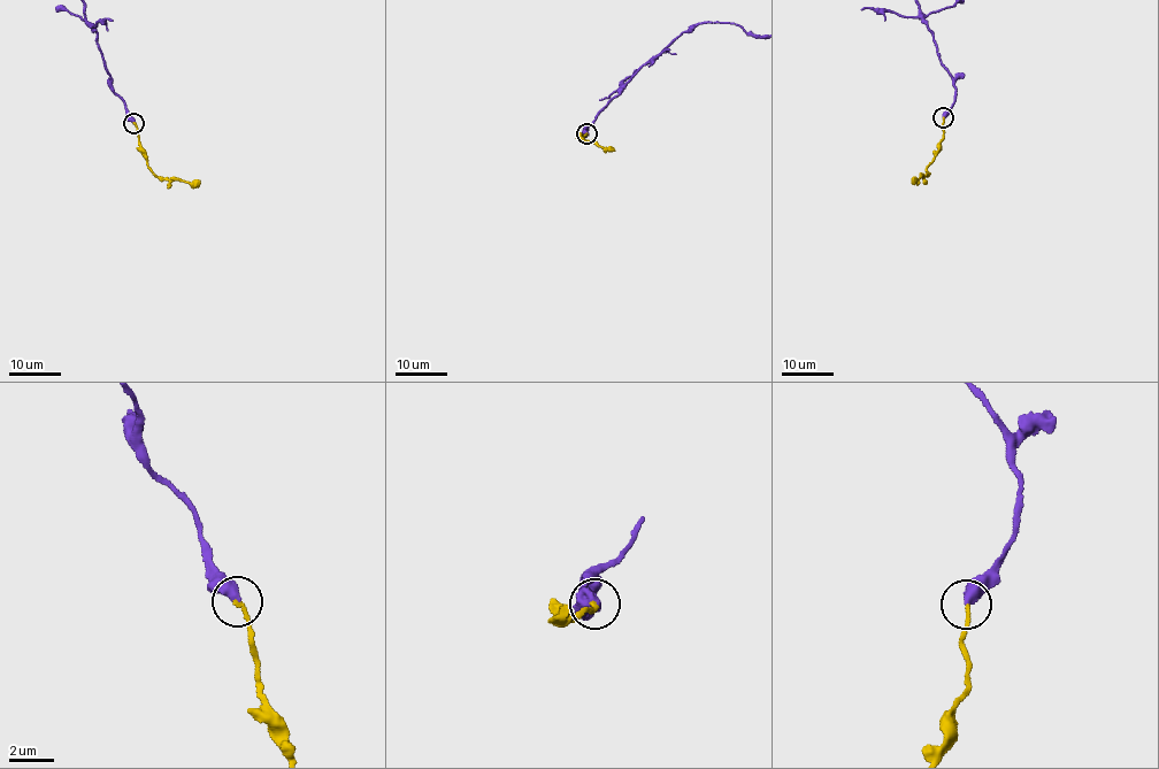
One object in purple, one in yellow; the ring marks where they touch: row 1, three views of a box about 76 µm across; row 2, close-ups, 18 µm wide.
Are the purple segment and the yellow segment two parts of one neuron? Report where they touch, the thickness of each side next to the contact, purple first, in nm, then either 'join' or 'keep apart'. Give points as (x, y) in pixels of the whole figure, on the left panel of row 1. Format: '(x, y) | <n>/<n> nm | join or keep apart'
(133, 123) | 550/180 nm | join

